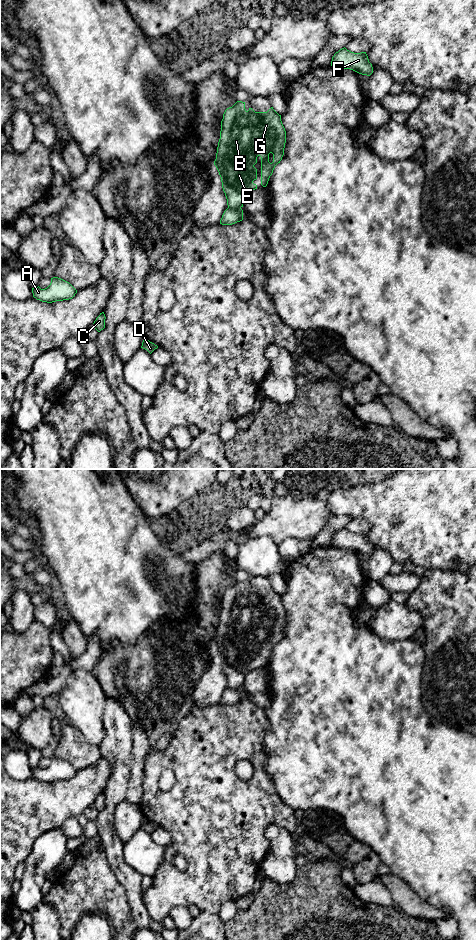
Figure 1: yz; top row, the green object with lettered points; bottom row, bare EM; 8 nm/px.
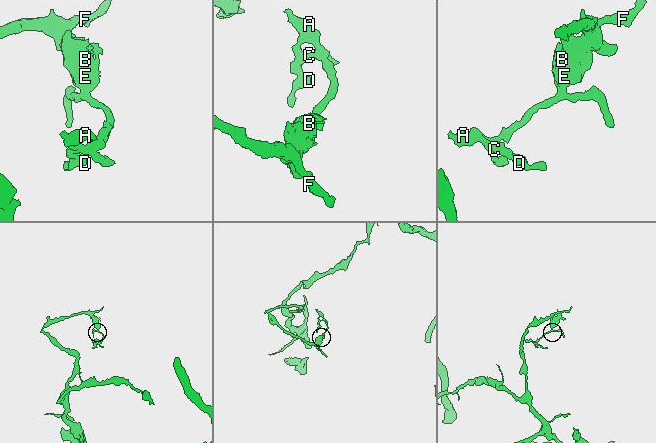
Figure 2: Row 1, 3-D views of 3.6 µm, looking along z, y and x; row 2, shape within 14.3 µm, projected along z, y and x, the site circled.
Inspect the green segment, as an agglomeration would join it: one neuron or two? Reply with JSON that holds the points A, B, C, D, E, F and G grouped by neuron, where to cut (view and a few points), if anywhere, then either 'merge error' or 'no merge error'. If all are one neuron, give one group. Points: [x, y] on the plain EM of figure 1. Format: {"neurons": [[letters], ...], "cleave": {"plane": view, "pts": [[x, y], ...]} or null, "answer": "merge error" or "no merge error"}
{"neurons": [["A", "C", "D"], ["B", "E", "F", "G"]], "cleave": {"plane": "yz", "pts": [[228, 686], [240, 688]]}, "answer": "merge error"}

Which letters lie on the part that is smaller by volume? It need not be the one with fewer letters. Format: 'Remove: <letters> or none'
Remove: A, C, D

